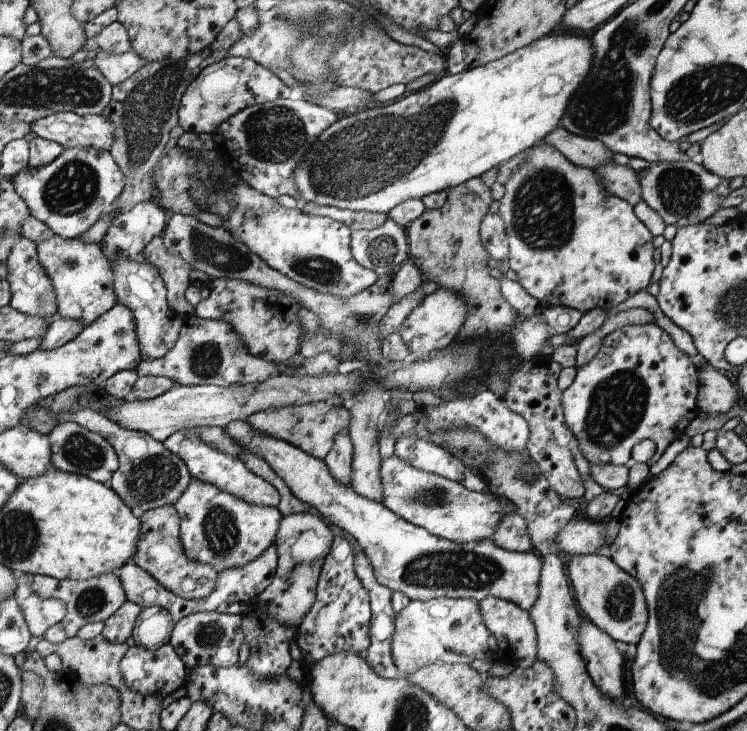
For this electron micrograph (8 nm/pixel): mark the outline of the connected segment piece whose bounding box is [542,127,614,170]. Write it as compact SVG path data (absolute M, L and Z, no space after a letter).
M557 127L542 141L552 145L564 157L578 167L594 170L599 165L614 163L612 153L601 141L580 137Z

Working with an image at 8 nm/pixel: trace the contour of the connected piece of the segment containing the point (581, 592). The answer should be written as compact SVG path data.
M599 553L568 558L573 585L583 617L614 640L638 645L648 624L648 612L642 585L610 557Z

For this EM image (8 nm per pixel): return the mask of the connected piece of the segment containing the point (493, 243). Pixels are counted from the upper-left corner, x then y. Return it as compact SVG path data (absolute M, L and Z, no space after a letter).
M491 211L485 217L481 224L480 234L491 258L502 262L506 256L509 256L508 235L505 232L505 225L499 212L494 214Z

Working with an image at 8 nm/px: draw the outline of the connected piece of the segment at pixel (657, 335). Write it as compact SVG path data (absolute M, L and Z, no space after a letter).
M656 323L644 324L643 326L626 326L621 330L616 330L612 332L609 336L604 338L602 347L598 352L598 355L590 364L584 364L584 366L580 366L577 368L576 379L574 383L567 389L564 390L561 394L561 406L563 410L563 416L565 419L566 427L572 432L573 437L577 439L579 443L580 453L593 464L598 465L630 465L632 463L632 449L636 444L640 443L642 440L650 439L654 441L657 445L657 451L654 456L647 462L650 467L652 467L658 460L662 457L662 454L668 449L670 446L670 442L674 442L674 440L678 440L680 436L684 435L684 430L686 430L686 426L690 425L690 422L698 416L698 408L700 407L697 404L697 397L700 395L700 390L698 389L698 380L696 378L699 376L696 374L696 368L694 368L694 364L690 362L690 358L688 358L688 354L685 354L674 344L674 340L672 340L672 336L665 332L658 326Z

